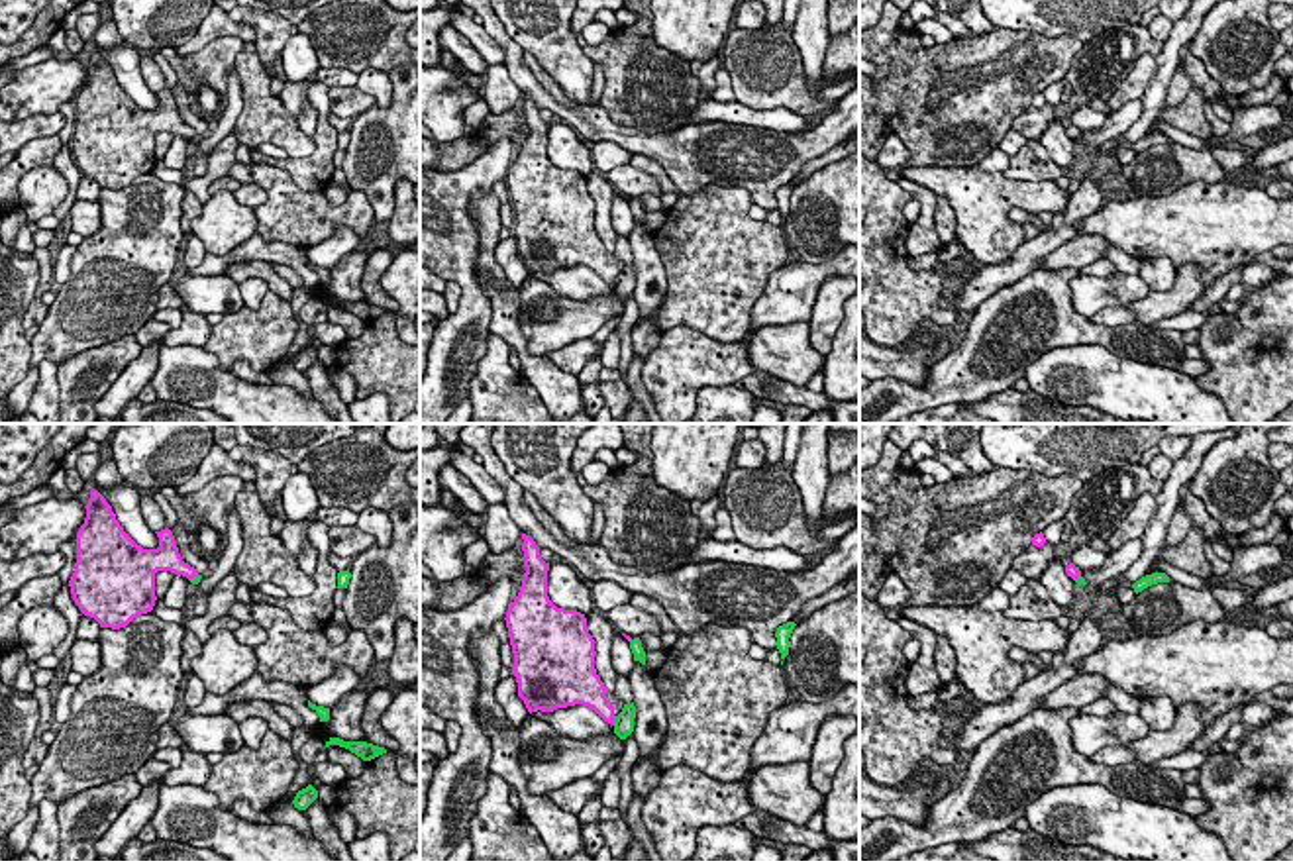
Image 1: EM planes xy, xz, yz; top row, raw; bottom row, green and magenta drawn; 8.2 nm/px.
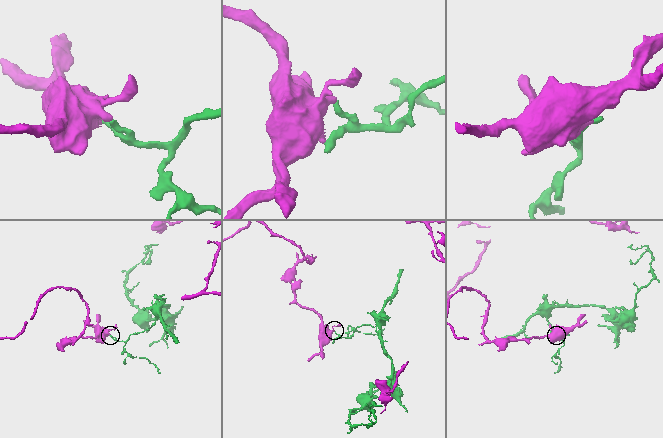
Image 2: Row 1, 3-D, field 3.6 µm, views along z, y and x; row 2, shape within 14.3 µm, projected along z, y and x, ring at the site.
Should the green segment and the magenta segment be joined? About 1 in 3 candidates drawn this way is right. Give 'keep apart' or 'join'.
keep apart

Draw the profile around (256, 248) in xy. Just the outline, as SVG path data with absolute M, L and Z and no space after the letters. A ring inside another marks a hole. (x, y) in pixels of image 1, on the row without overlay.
M257 231L226 255L206 253L198 267L188 269L188 275L226 275L230 265L253 259L294 269L302 277L308 294L314 294L320 284L320 277L308 267L306 249L284 241L269 243Z

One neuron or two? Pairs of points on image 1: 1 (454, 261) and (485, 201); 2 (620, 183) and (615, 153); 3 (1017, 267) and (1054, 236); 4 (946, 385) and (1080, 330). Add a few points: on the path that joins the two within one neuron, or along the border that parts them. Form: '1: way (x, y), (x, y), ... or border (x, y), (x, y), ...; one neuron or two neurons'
1: border (491, 189), (471, 195), (475, 265); two neurons
2: border (628, 163), (617, 165), (609, 173); two neurons
3: way (1027, 257), (1044, 242); one neuron
4: way (976, 344), (1005, 301), (1034, 287), (1044, 289); one neuron

